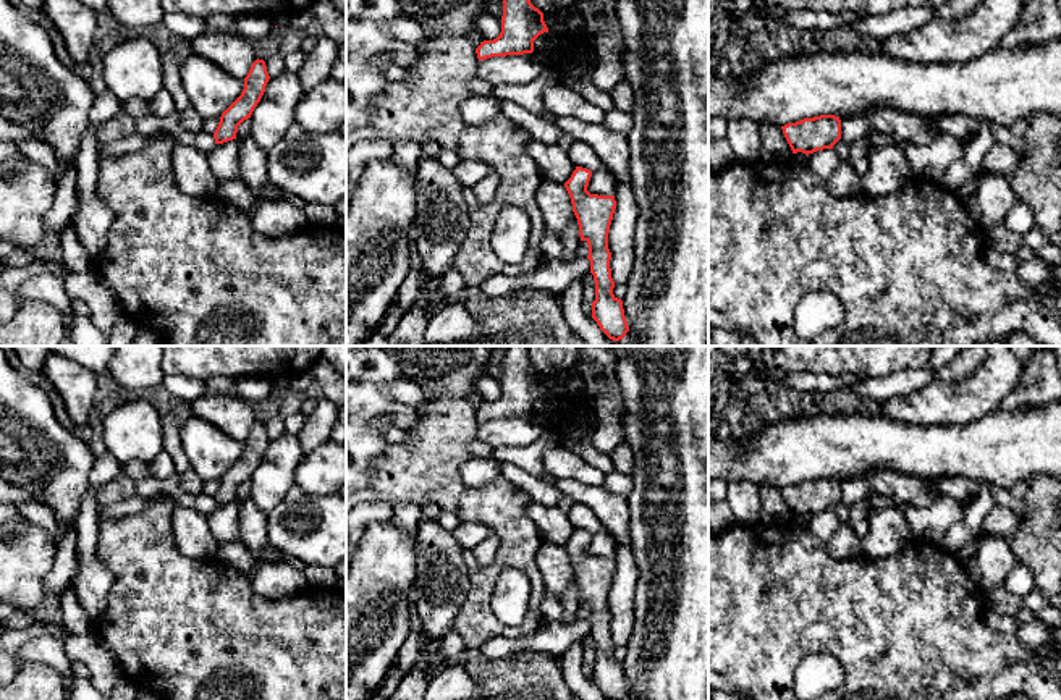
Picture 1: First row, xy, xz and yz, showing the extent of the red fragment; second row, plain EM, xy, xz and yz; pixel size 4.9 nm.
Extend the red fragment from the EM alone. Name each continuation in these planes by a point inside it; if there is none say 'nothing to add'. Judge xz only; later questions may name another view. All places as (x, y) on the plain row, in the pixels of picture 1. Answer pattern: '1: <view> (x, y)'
nothing to add

